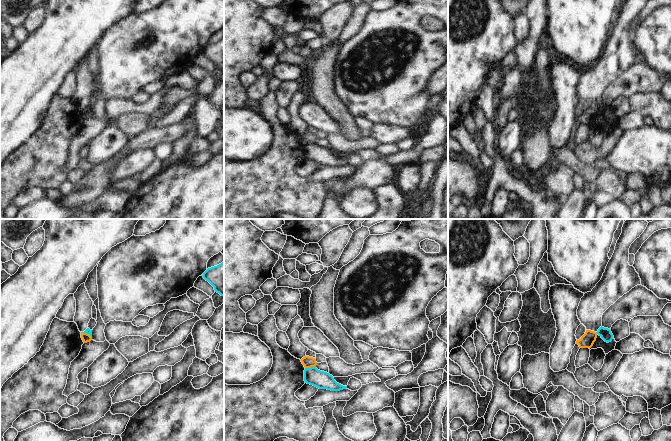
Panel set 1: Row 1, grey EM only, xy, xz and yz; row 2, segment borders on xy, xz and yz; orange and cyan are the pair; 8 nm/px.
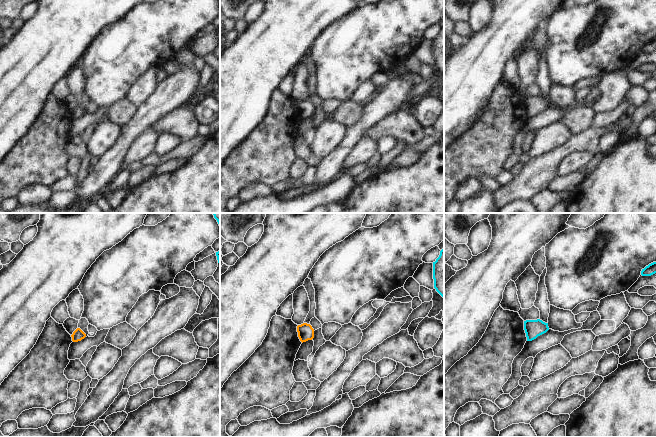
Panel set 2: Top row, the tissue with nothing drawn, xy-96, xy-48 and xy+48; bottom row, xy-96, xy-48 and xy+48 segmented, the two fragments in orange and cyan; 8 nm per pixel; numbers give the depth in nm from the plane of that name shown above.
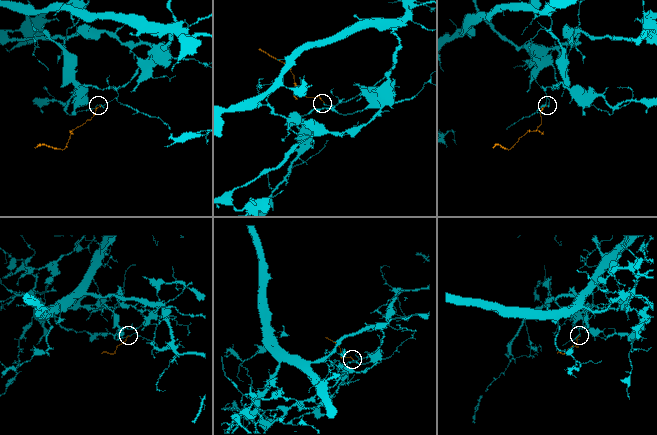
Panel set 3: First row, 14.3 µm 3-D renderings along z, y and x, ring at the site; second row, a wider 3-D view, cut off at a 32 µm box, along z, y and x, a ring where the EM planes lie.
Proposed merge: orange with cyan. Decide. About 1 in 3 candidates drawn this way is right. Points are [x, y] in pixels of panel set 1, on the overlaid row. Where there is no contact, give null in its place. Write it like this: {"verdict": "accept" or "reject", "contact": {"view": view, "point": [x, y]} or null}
{"verdict": "reject", "contact": {"view": "xz", "point": [310, 367]}}

